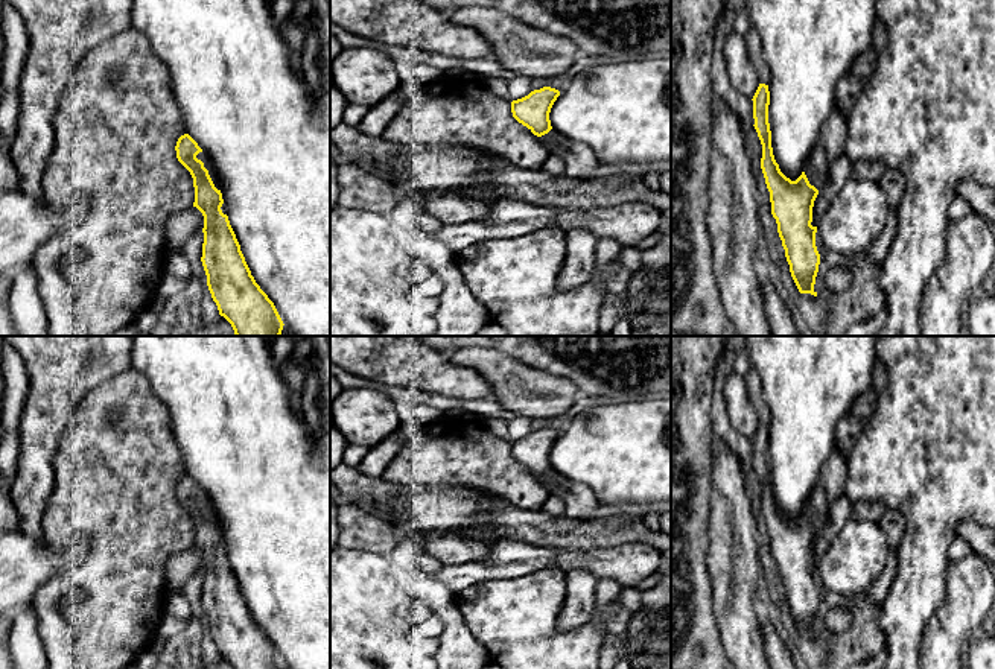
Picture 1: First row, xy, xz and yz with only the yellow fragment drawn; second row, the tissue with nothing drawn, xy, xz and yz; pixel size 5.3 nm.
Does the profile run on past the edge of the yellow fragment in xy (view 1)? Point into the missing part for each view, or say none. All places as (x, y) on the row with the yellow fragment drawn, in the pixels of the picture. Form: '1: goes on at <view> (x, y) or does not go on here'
1: goes on at xy (201, 155)

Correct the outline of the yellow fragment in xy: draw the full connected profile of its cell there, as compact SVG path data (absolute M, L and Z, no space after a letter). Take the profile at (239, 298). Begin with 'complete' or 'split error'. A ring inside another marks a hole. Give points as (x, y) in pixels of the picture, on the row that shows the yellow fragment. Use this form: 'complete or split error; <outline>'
split error; M189 134L178 138L175 151L193 178L193 207L204 216L201 262L219 315L231 324L236 336L280 336L285 324L251 275L208 155Z

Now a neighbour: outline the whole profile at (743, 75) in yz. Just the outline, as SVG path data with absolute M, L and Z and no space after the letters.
M730 32L727 35L724 44L724 58L730 84L736 91L747 96L749 99L753 99L759 87L759 81L758 71L749 59L744 35L736 32Z

